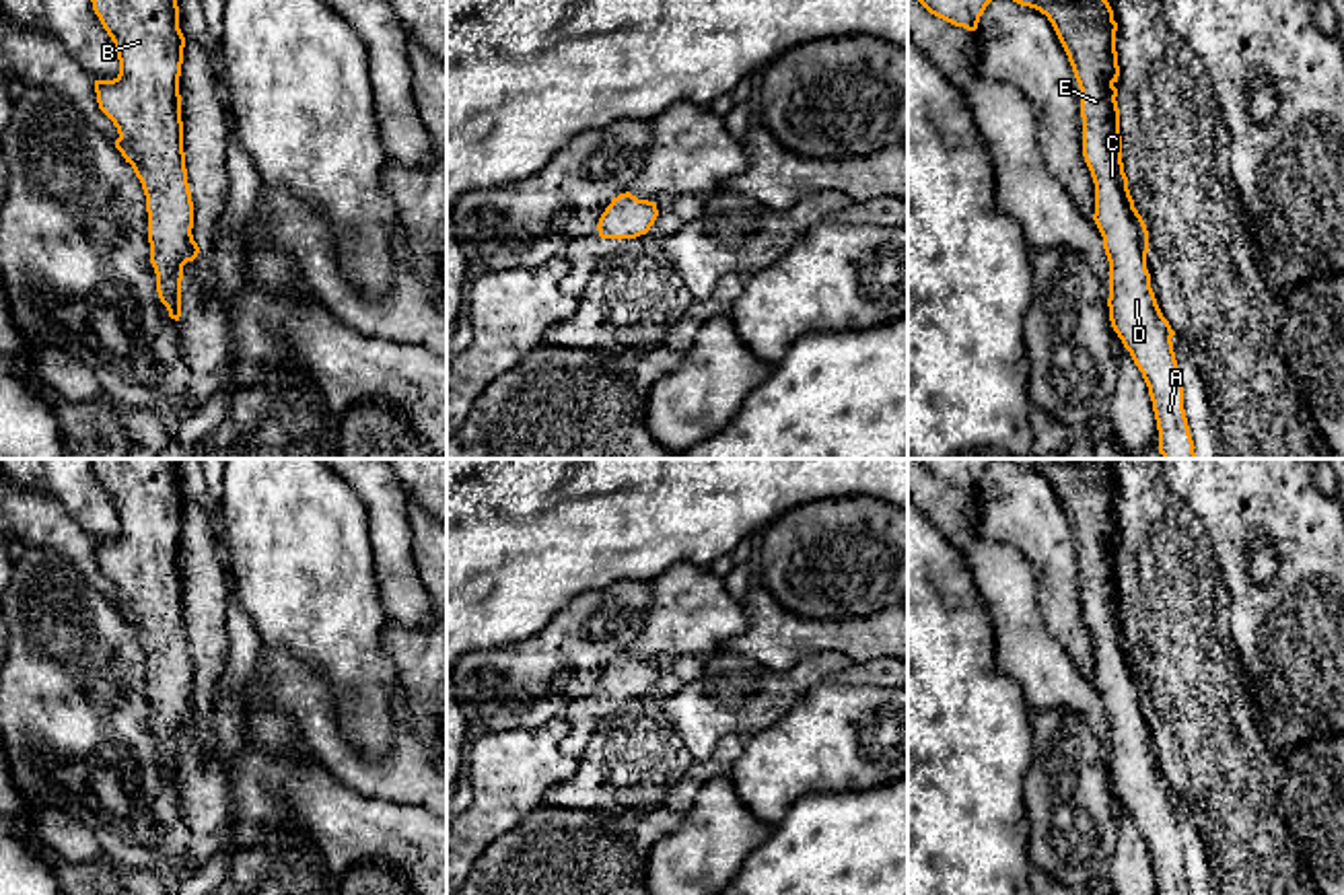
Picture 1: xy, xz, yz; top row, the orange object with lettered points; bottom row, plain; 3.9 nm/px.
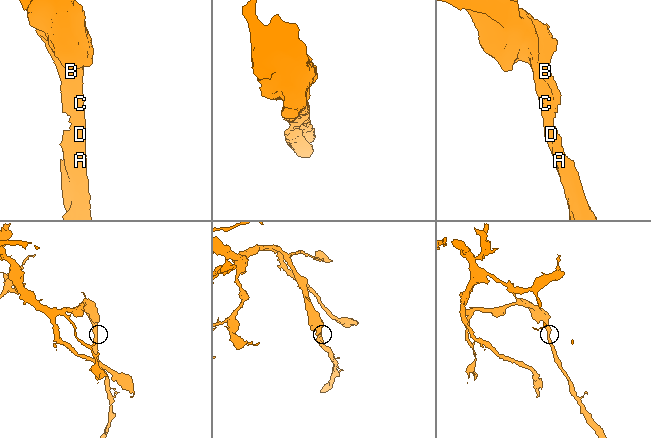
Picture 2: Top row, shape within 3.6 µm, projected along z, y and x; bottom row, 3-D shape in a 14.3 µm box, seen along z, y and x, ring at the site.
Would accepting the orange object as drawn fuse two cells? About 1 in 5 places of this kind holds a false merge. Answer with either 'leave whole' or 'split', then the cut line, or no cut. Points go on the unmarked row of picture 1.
leave whole | no cut

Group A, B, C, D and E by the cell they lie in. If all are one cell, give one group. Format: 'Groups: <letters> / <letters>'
Groups: A B C D E

